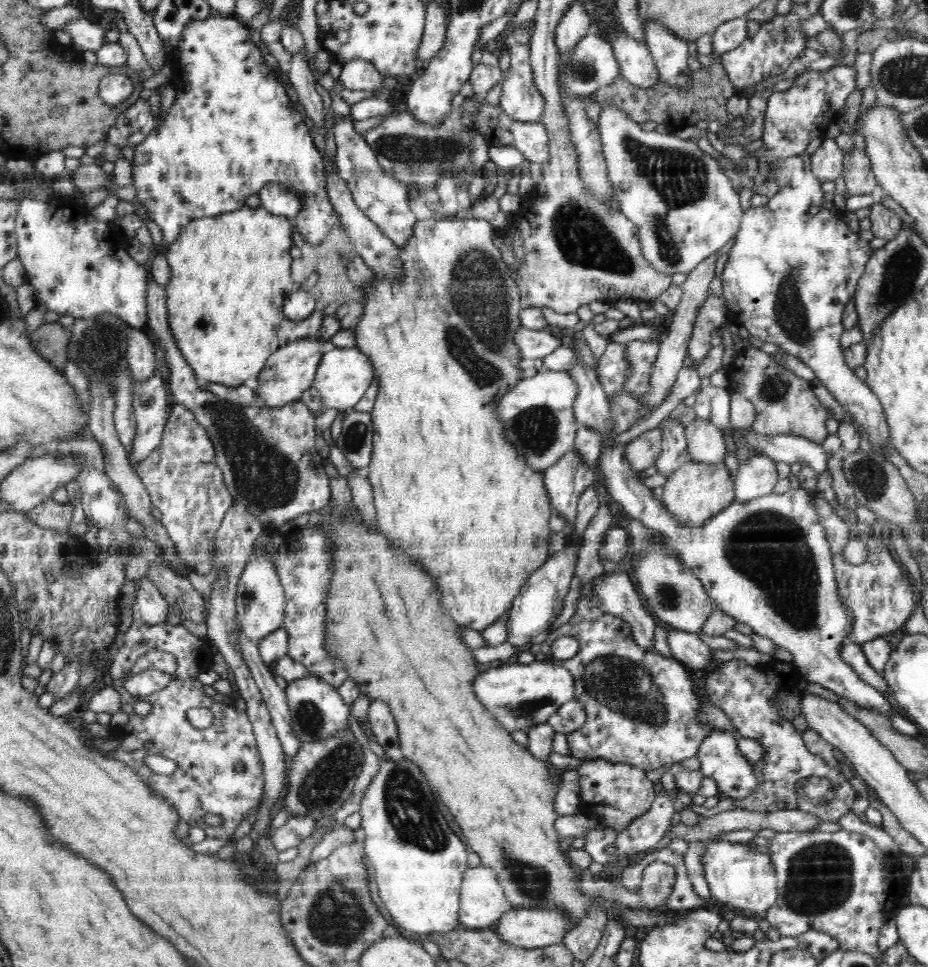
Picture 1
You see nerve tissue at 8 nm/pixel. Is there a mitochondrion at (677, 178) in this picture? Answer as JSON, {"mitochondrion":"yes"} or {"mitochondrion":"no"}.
{"mitochondrion":"yes"}

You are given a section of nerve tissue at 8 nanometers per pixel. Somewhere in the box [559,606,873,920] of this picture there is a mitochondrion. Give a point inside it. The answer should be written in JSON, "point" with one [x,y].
{"point":[819,876]}

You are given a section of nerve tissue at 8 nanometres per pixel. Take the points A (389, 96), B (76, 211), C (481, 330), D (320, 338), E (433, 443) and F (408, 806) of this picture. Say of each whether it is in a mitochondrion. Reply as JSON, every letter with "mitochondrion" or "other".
{"A":"other","B":"other","C":"mitochondrion","D":"other","E":"other","F":"mitochondrion"}

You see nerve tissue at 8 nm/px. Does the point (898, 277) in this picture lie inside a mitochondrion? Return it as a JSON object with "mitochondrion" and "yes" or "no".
{"mitochondrion":"yes"}

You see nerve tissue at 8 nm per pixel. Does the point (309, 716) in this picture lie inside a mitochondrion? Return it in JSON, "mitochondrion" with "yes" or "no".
{"mitochondrion":"yes"}

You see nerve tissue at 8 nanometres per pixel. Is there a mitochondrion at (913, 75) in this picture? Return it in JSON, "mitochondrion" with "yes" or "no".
{"mitochondrion":"yes"}

